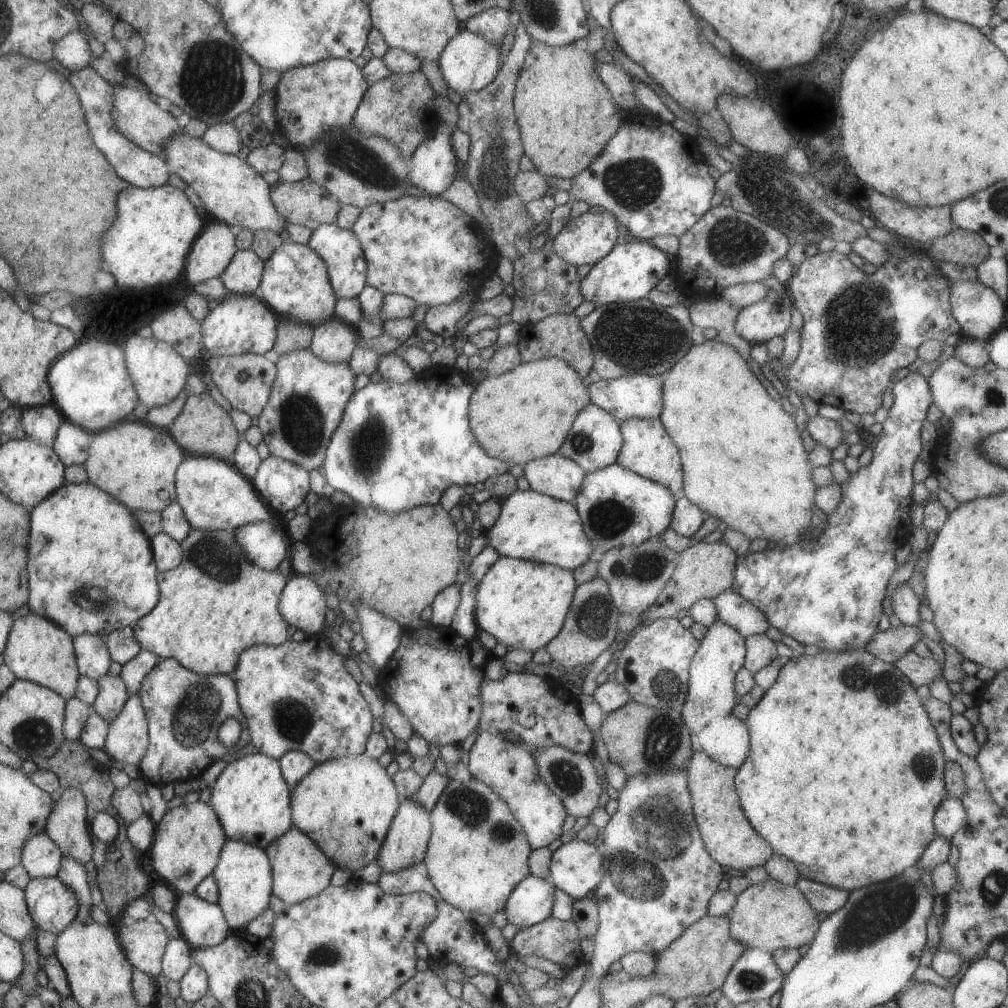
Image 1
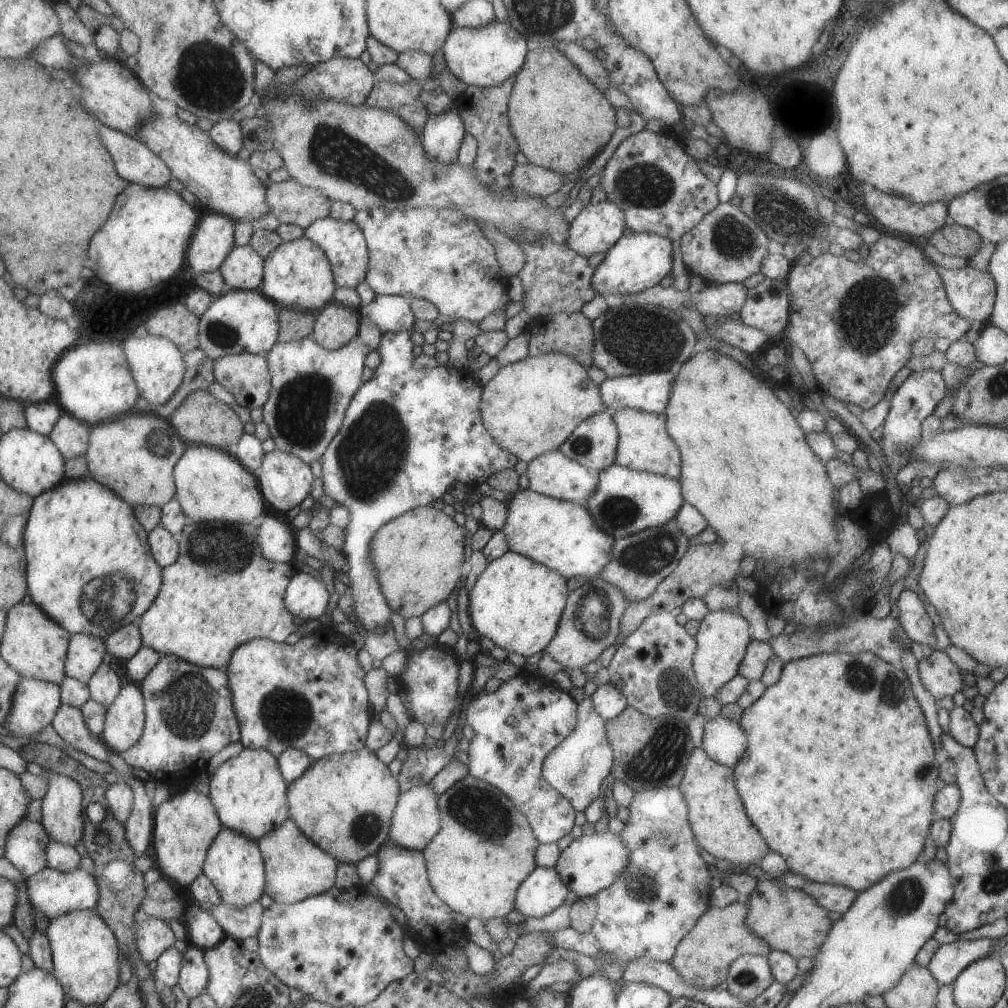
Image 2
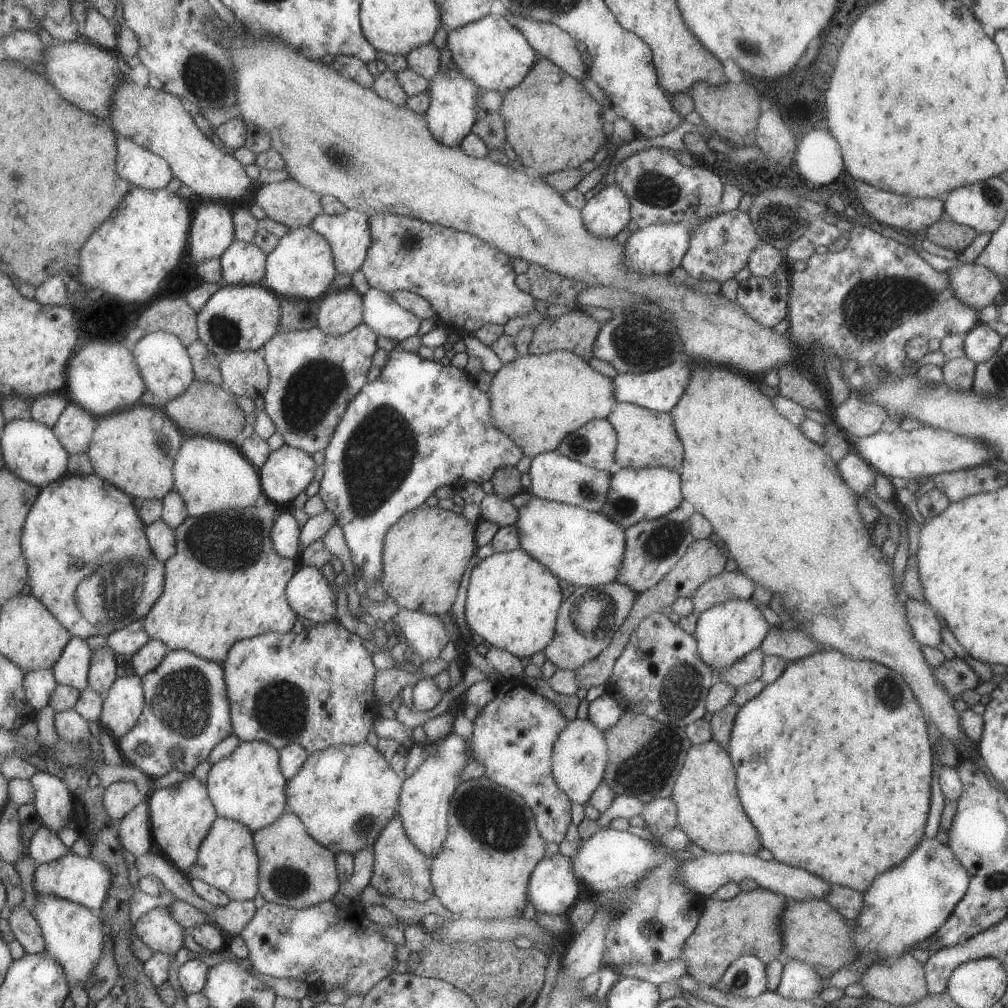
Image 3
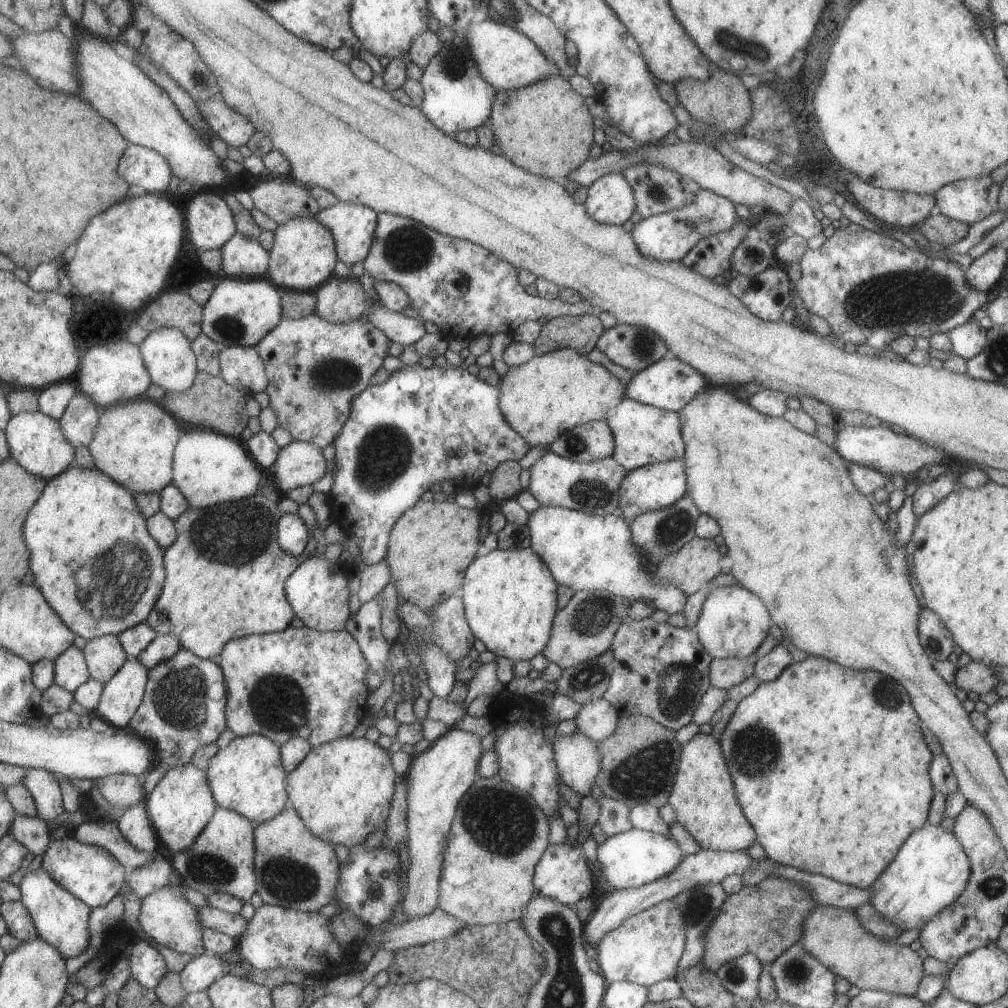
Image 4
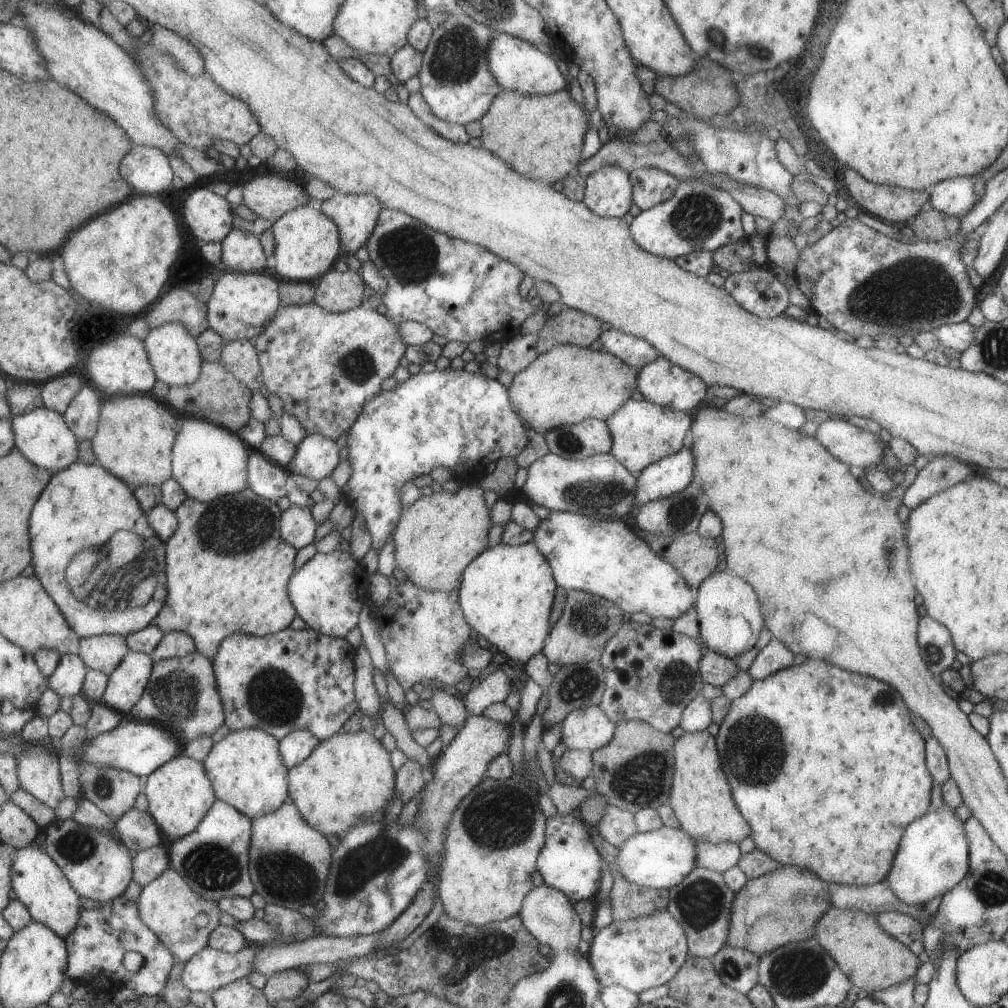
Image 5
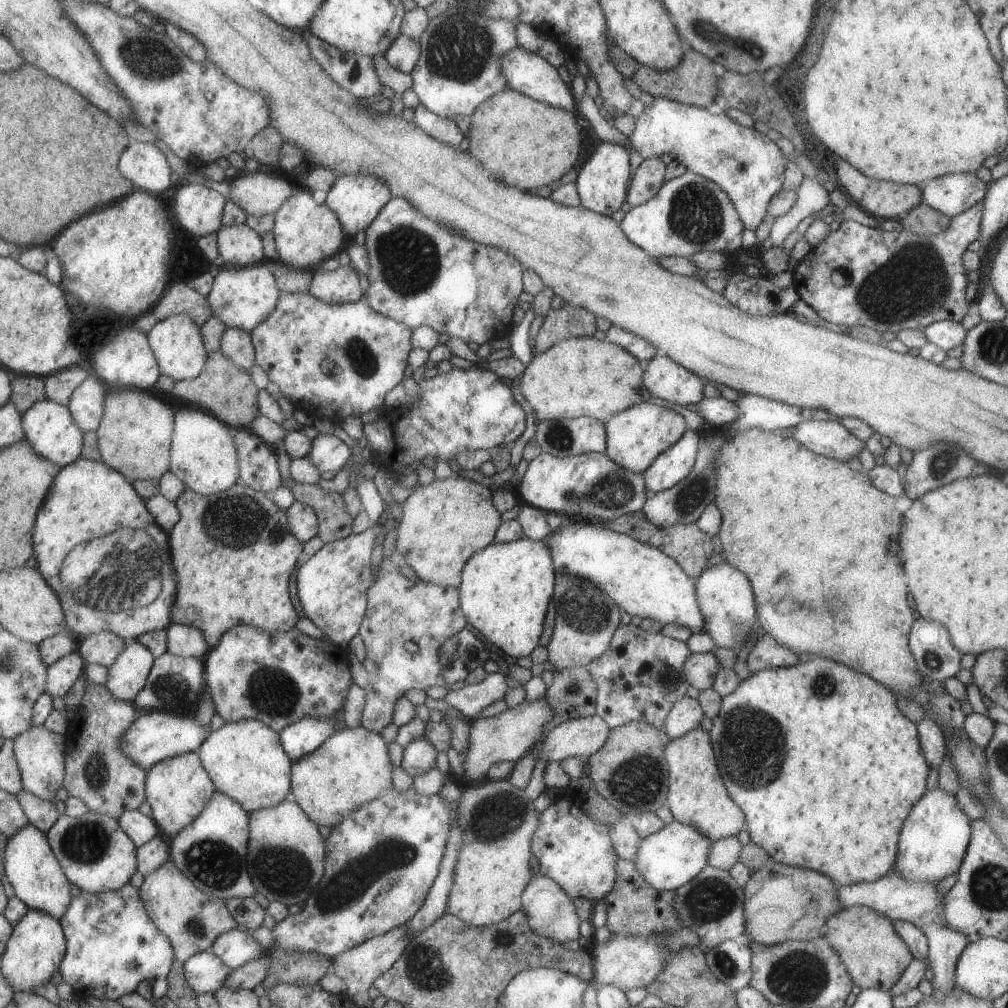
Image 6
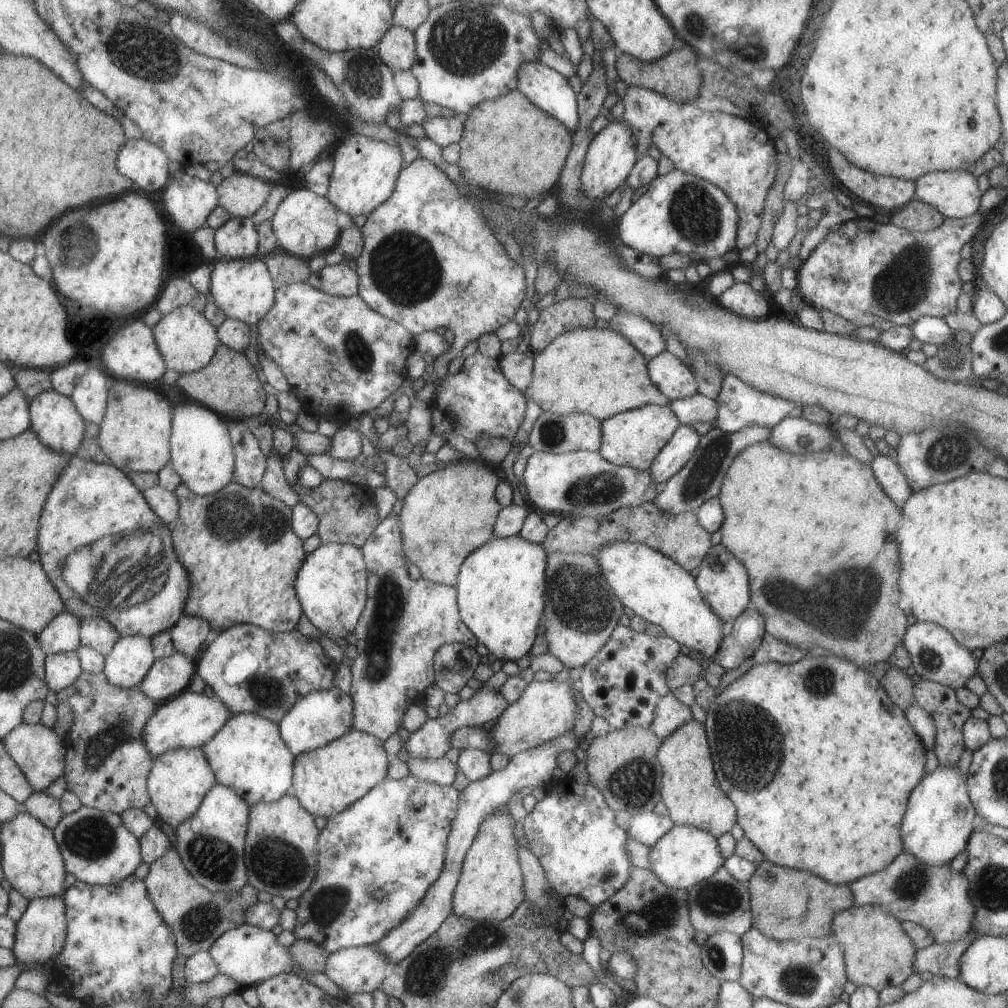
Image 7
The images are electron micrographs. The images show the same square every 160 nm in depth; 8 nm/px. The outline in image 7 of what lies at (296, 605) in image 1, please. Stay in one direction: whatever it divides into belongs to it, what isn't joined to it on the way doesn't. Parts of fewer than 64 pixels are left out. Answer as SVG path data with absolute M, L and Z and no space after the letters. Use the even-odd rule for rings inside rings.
M325 543L304 558L296 574L294 589L302 613L321 634L345 638L354 626L366 601L367 567L358 546L351 543Z

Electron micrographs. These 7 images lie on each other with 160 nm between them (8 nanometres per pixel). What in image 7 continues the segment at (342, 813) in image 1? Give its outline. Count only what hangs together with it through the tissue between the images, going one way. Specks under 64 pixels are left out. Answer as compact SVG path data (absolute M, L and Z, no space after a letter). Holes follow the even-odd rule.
M352 728L325 746L294 756L290 792L309 814L328 819L383 782L388 761L383 743L376 736Z

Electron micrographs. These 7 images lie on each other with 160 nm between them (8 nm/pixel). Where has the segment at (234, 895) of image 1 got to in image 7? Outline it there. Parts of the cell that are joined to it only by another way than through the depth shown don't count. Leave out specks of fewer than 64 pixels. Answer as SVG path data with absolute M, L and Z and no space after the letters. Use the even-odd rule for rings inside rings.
M215 783L203 797L199 808L183 822L179 823L174 830L175 835L175 848L169 848L164 853L163 856L155 859L149 865L148 873L144 879L144 885L147 891L147 896L149 900L154 904L155 910L162 916L163 922L171 929L174 936L176 954L182 957L189 958L192 954L197 951L208 951L211 948L212 942L221 936L226 930L234 929L235 927L245 924L244 922L244 910L253 904L256 900L255 895L257 891L248 884L246 875L246 866L244 863L244 838L246 835L247 825L248 825L248 804L238 795L235 794L233 789L227 788L226 786Z

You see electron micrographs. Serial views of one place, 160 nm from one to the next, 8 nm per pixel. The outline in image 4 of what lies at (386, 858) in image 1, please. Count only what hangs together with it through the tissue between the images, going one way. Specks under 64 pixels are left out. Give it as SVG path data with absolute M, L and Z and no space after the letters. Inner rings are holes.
M450 726L449 730L433 741L423 752L412 757L406 780L406 844L410 860L406 870L406 893L402 902L409 919L427 916L438 906L438 884L442 858L447 846L451 821L459 799L477 778L477 761L483 752L479 736Z

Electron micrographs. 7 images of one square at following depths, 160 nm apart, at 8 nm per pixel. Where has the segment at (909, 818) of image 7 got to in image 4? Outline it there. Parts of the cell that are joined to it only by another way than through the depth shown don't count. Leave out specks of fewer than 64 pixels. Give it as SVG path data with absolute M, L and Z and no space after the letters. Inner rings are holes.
M926 822L905 839L895 858L870 886L869 904L902 931L921 930L932 916L949 906L964 891L969 875L969 859L953 833Z

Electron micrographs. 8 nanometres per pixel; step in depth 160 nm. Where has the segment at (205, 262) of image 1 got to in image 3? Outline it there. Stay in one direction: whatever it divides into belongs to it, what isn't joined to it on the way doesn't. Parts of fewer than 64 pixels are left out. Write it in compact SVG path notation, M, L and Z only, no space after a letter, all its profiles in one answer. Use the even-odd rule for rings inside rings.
M219 201L199 204L188 230L190 257L196 263L218 259L233 241L234 228L228 205L219 204Z

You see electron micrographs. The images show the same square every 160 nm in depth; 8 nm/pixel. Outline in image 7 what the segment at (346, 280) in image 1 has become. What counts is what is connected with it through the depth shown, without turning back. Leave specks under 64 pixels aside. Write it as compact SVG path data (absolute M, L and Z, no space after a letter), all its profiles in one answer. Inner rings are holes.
M357 133L347 136L343 144L334 151L330 181L324 197L338 211L349 214L351 218L355 218L359 214L367 216L376 206L379 206L379 204L385 202L386 198L389 198L394 189L398 172L402 169L401 164L403 164L403 160L401 159L401 152L397 145L376 141Z

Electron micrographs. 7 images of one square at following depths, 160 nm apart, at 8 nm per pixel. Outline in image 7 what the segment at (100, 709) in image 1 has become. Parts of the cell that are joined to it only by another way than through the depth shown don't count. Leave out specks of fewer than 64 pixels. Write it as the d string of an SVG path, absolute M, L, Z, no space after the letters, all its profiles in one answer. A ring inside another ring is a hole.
M84 618L80 620L79 640L84 647L105 656L115 644L120 634L106 620Z

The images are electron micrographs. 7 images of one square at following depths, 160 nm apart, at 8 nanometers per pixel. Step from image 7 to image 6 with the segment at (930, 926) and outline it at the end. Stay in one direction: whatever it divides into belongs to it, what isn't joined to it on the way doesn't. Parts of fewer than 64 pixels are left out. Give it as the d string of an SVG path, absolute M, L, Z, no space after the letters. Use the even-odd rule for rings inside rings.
M892 870L887 875L873 882L856 882L841 885L836 890L837 898L843 907L859 905L869 907L882 914L890 921L907 921L914 924L926 936L928 953L926 960L931 969L932 994L941 999L954 986L954 970L958 956L968 940L960 932L950 929L943 918L943 895L936 891L936 884L931 881L909 882Z

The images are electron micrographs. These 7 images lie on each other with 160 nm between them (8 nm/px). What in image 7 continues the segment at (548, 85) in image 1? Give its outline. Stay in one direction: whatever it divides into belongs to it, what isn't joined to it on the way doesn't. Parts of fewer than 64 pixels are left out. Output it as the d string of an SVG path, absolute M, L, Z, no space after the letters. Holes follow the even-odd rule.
M515 88L506 95L491 100L481 101L479 104L471 107L471 110L466 114L466 119L463 123L462 135L458 142L460 146L460 155L456 164L458 165L458 170L460 171L462 178L465 180L466 184L471 187L481 189L487 194L491 192L491 196L495 196L495 194L501 194L501 196L515 196L515 194L519 194L529 200L530 198L541 195L544 196L546 193L553 191L551 188L555 188L553 184L558 182L564 162L566 161L567 153L571 148L571 137L572 134L568 131L567 127L564 127L563 123L556 121L555 118L544 113L540 108L537 108L537 106L527 100L527 97L524 94L521 94Z

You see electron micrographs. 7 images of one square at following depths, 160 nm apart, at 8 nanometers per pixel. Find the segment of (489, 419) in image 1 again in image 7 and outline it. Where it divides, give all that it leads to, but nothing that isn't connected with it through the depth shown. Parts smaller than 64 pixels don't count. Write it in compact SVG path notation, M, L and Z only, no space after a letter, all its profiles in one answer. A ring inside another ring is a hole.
M574 327L533 354L528 396L542 411L556 415L585 413L599 422L640 406L667 407L670 400L651 384L646 362L623 335L609 328Z

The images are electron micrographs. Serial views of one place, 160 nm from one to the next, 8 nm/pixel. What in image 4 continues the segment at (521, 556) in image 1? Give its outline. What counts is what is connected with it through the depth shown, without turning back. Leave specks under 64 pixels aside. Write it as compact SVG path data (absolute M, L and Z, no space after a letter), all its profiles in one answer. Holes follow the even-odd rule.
M540 506L529 513L525 525L529 529L529 547L547 565L551 576L558 585L566 586L574 591L606 590L612 595L626 598L629 602L643 599L668 615L681 612L684 609L685 594L677 587L664 587L656 582L653 576L653 567L638 554L636 547L632 544L630 530L621 516L600 517L563 507Z

